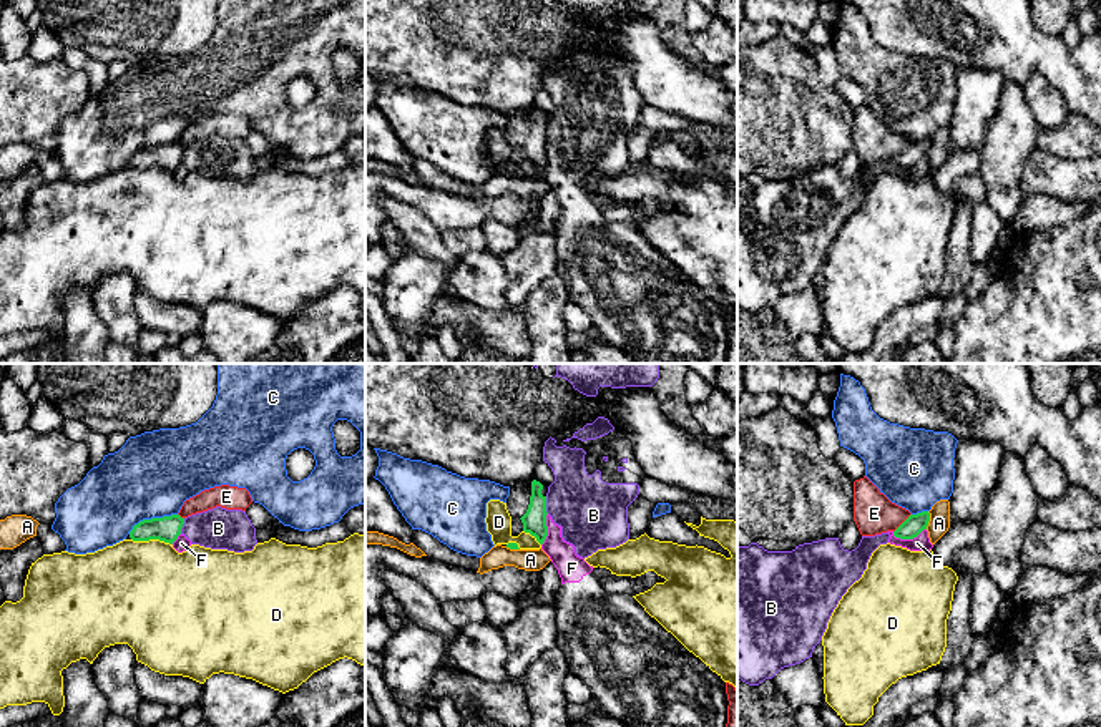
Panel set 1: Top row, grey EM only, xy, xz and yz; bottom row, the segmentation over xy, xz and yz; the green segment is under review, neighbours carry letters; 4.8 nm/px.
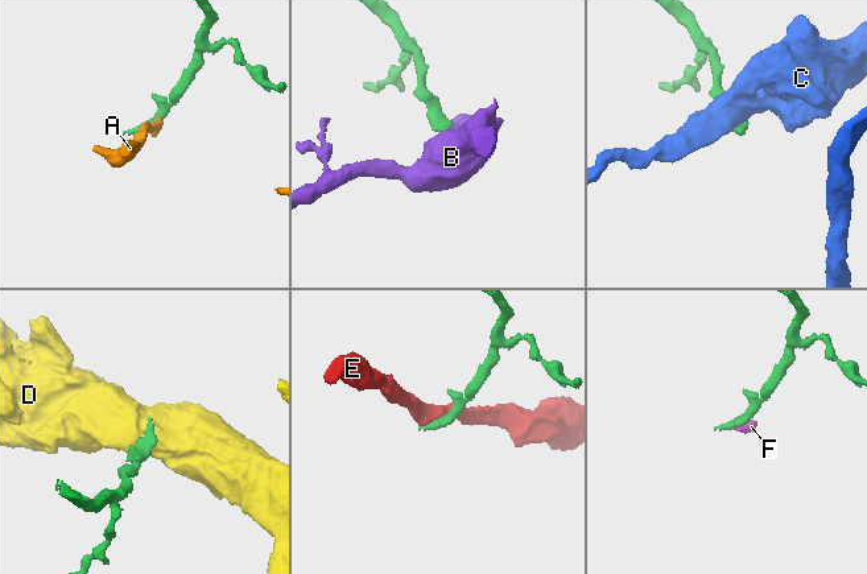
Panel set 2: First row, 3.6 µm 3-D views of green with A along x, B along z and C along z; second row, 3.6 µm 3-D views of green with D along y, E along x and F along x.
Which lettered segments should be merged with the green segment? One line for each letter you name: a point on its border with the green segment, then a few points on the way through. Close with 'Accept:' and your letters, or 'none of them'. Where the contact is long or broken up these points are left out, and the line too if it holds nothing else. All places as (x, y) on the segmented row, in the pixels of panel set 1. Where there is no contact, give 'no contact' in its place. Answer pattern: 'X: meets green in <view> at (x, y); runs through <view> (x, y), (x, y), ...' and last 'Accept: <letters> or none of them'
Accept: none of them

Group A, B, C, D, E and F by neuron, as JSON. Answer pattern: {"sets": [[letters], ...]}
{"sets": [["A"], ["B", "F"], ["C"], ["D"], ["E"]]}

